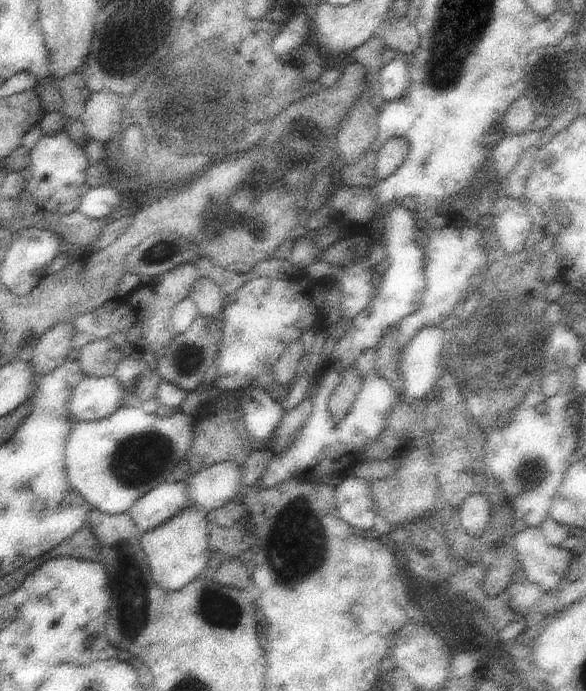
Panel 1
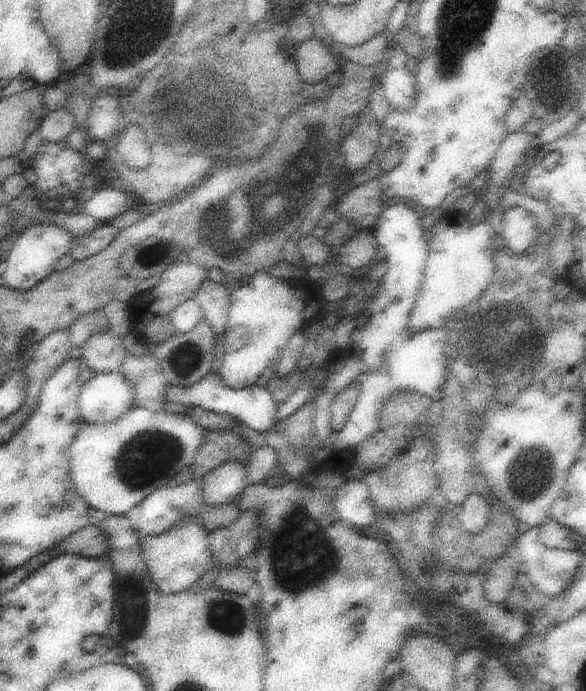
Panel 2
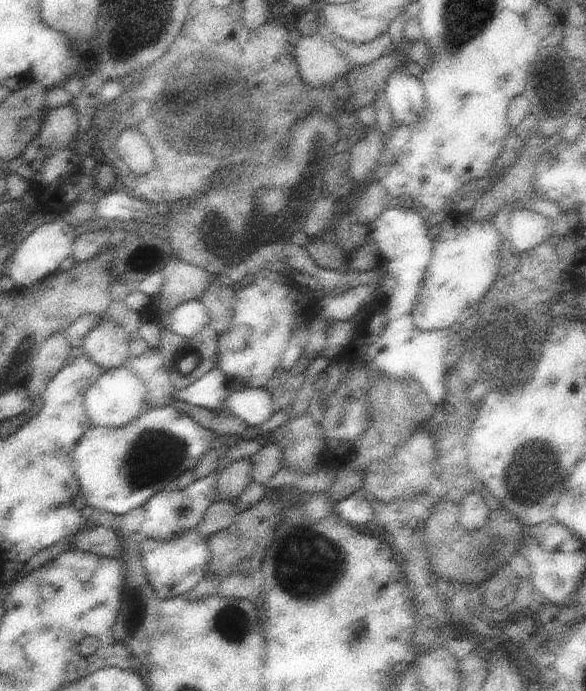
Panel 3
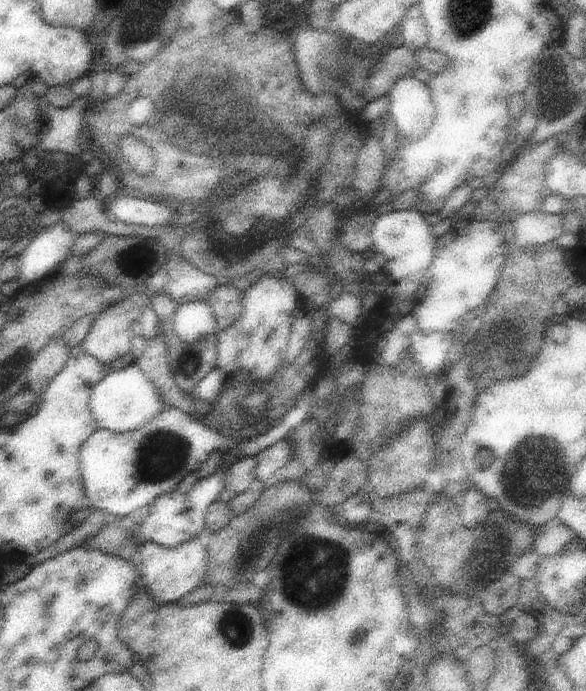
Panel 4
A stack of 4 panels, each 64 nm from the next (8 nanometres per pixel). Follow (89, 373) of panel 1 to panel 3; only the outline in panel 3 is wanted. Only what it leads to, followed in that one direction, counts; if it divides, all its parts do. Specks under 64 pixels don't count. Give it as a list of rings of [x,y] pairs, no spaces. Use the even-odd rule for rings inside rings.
[[[103,316],[101,324],[95,326],[91,334],[87,334],[81,348],[85,356],[89,356],[105,370],[115,370],[129,360],[129,346],[131,332],[127,332],[123,326],[115,324],[107,316]]]

